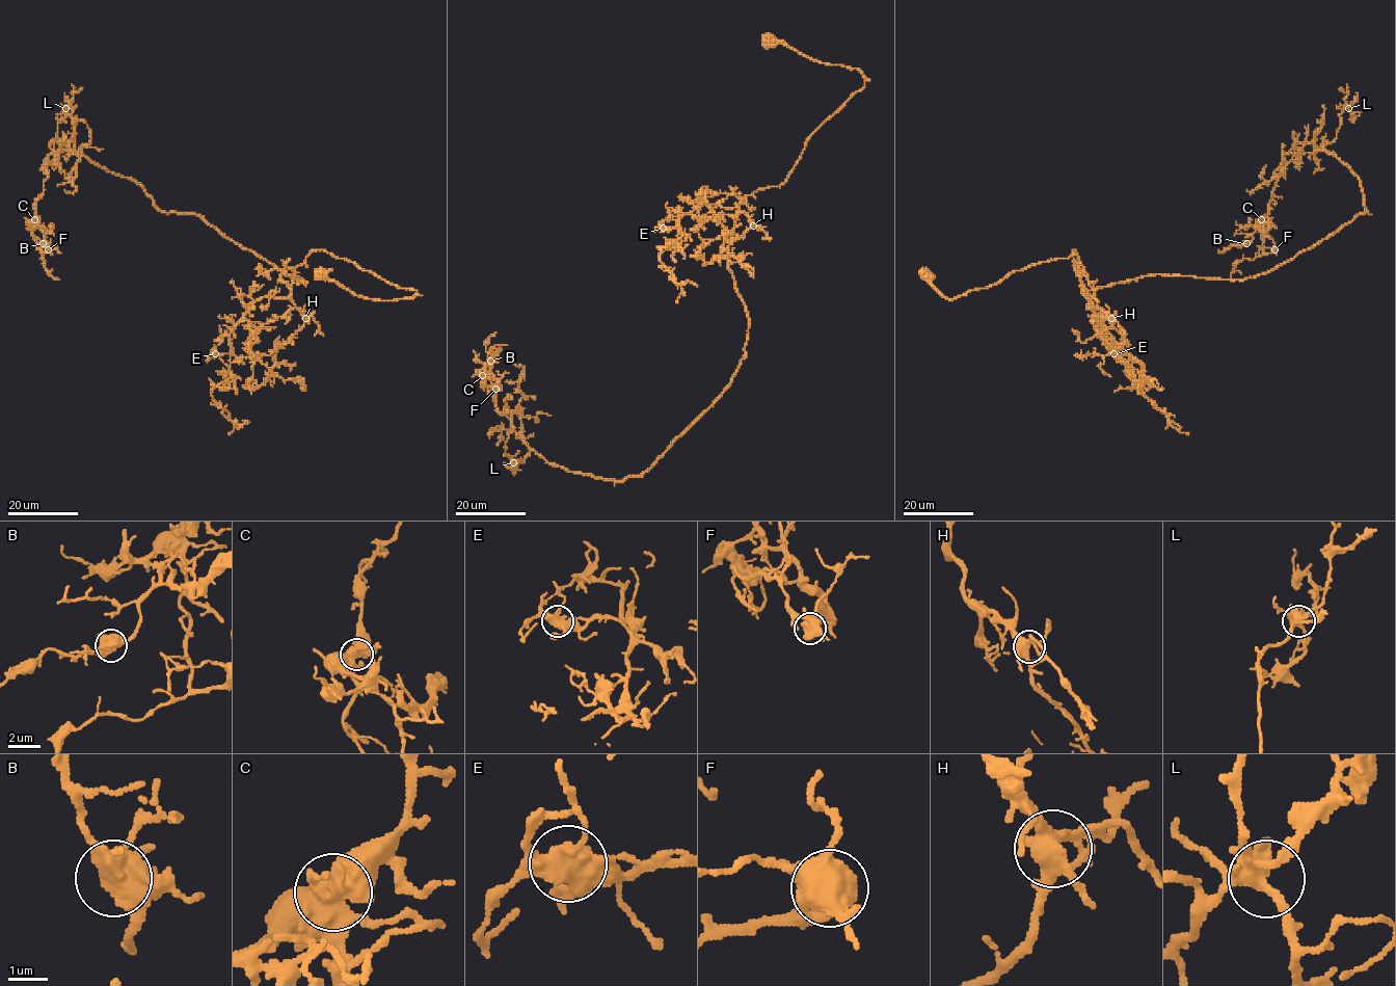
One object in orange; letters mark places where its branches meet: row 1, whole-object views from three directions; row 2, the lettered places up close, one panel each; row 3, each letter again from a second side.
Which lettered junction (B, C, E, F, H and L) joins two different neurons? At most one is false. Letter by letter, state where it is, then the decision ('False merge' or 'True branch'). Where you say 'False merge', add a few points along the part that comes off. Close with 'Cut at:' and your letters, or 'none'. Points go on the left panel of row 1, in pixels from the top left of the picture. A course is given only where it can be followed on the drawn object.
B: Place: (43, 243). True branch
C: Place: (34, 219). False merge. Course of the part to remove: (34, 219), (31, 236), (43, 255), (47, 272), (58, 280)
E: Place: (215, 353). True branch
F: Place: (48, 249). True branch
H: Place: (305, 318). True branch
L: Place: (65, 108). True branch
Cut at: C

